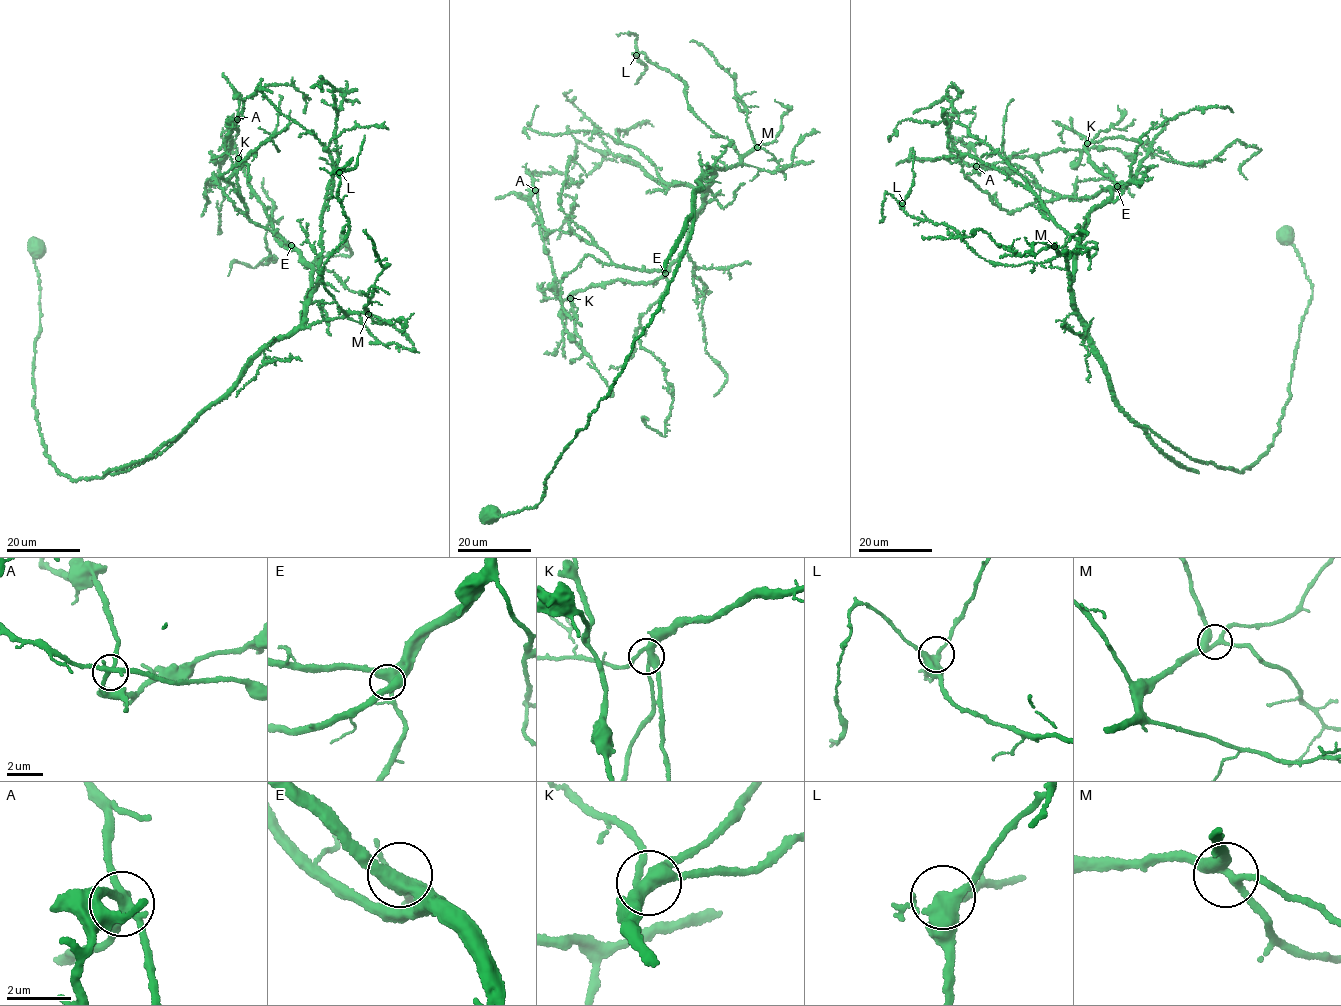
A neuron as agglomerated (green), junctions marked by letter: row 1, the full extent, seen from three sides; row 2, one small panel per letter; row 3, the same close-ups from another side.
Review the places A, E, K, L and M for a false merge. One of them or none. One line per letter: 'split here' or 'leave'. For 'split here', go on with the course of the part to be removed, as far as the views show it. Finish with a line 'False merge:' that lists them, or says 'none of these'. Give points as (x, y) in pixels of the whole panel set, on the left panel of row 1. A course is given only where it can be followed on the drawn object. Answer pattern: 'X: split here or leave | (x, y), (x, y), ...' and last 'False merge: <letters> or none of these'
A: leave
E: leave
K: leave
L: leave
M: leave
False merge: none of these

